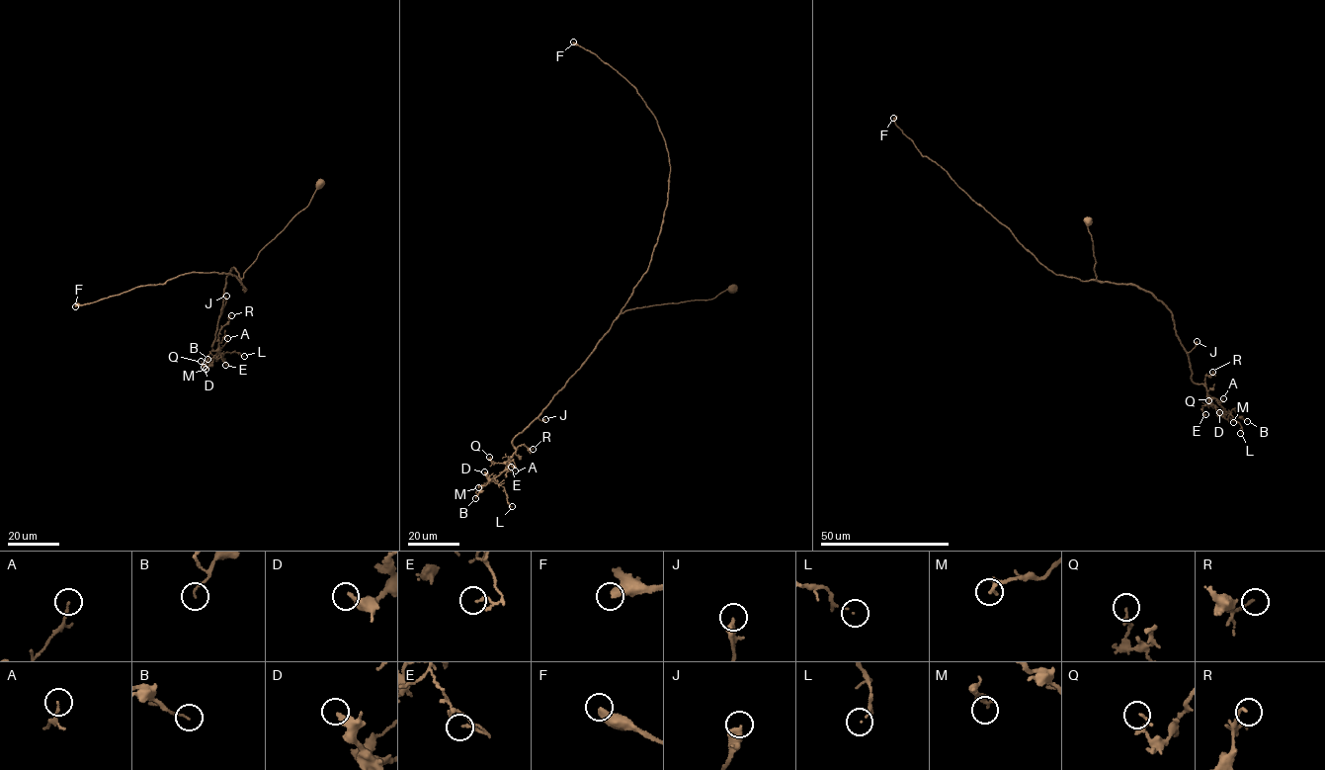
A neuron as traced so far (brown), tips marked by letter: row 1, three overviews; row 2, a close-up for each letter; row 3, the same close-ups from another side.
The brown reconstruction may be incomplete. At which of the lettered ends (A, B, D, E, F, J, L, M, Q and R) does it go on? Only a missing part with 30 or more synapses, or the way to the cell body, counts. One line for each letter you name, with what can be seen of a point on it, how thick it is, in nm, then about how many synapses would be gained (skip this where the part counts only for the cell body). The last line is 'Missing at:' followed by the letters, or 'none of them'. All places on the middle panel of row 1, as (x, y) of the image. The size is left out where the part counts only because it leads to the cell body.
F: (573, 42) | 400 nm | 100 syn
Missing at: F

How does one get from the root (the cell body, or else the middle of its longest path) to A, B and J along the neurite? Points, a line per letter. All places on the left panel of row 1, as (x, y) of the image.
A: (320, 183), (243, 277), (234, 267), (228, 273), (211, 345), (218, 341), (219, 349), (227, 338)
B: (320, 183), (243, 277), (234, 267), (228, 273), (211, 345), (218, 341), (219, 351), (207, 359)
J: (320, 183), (308, 205), (259, 252), (243, 277), (240, 278), (234, 267), (228, 273), (220, 314), (226, 296)

